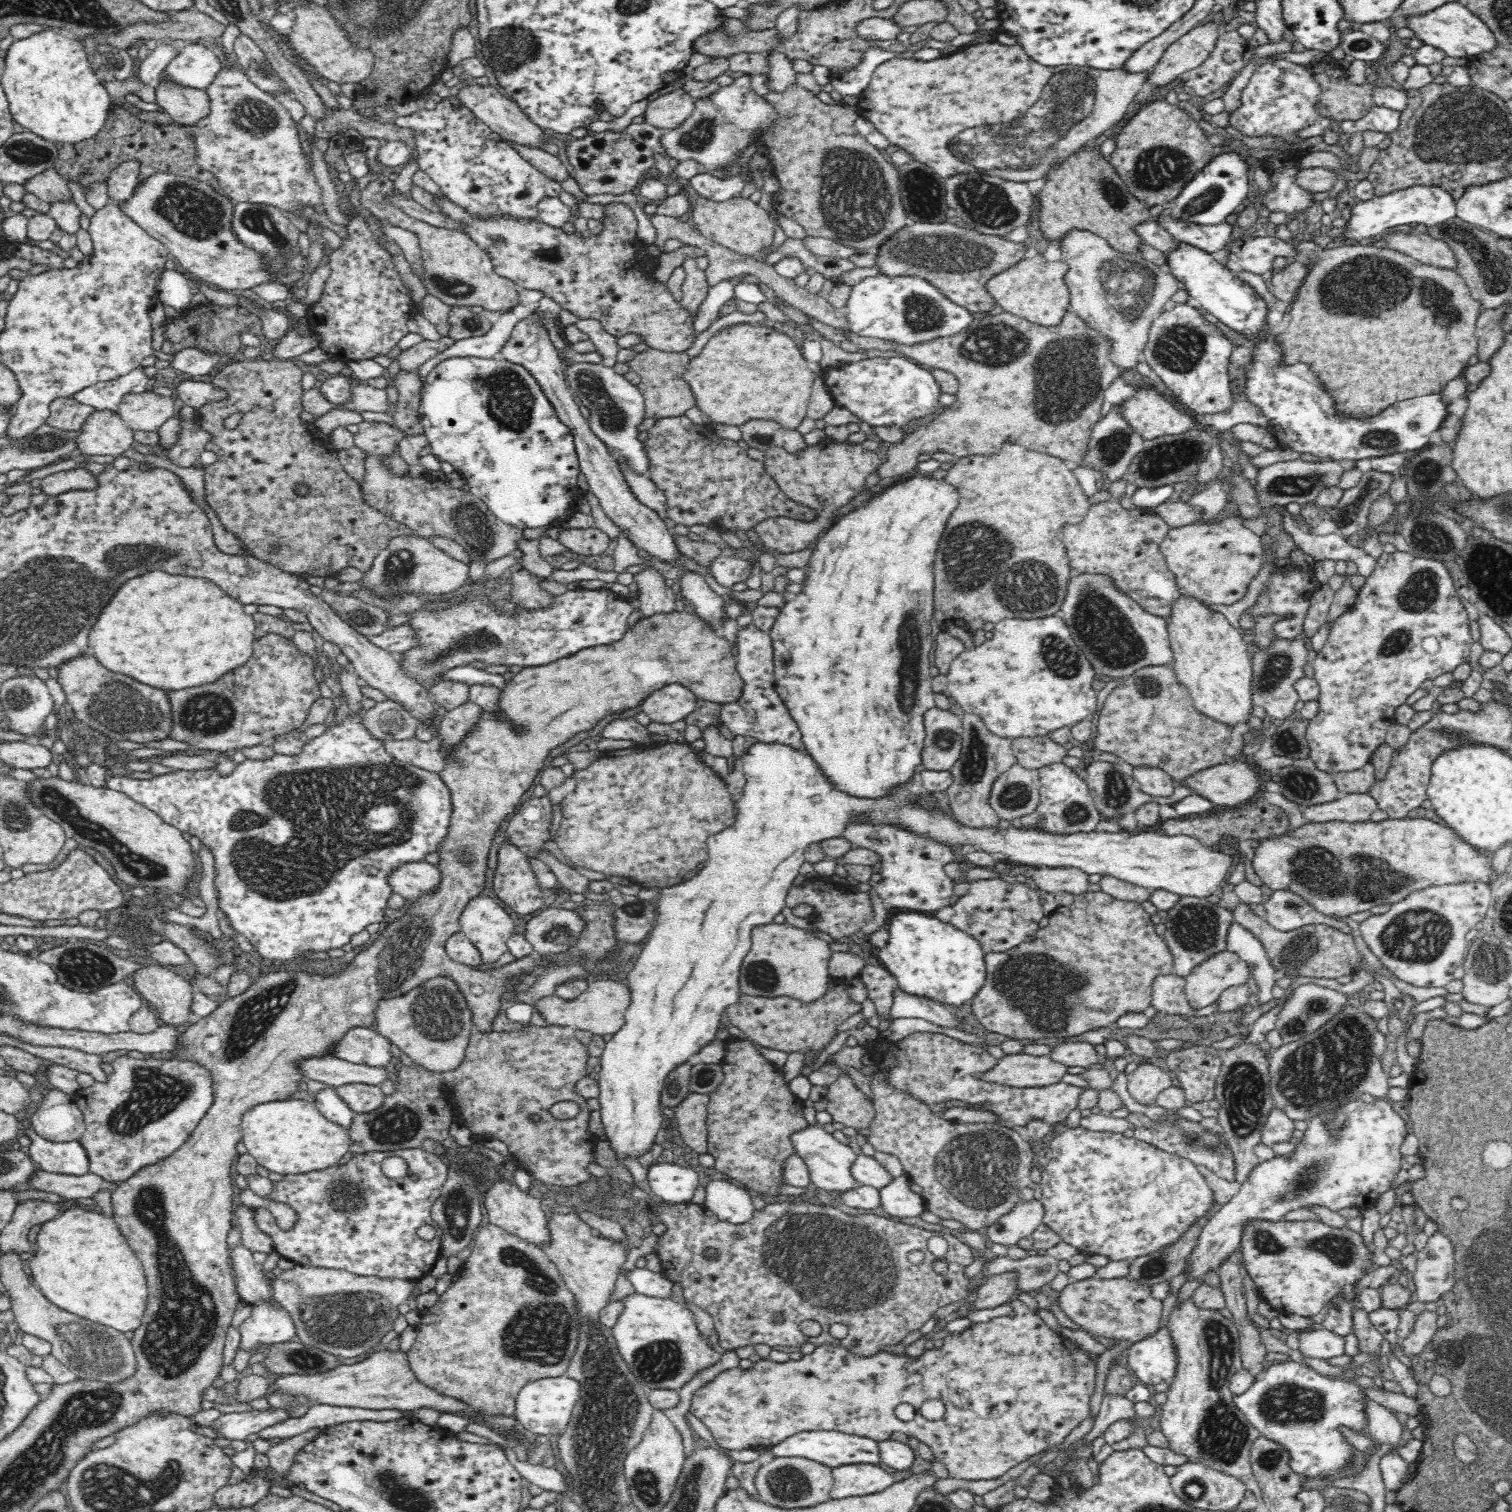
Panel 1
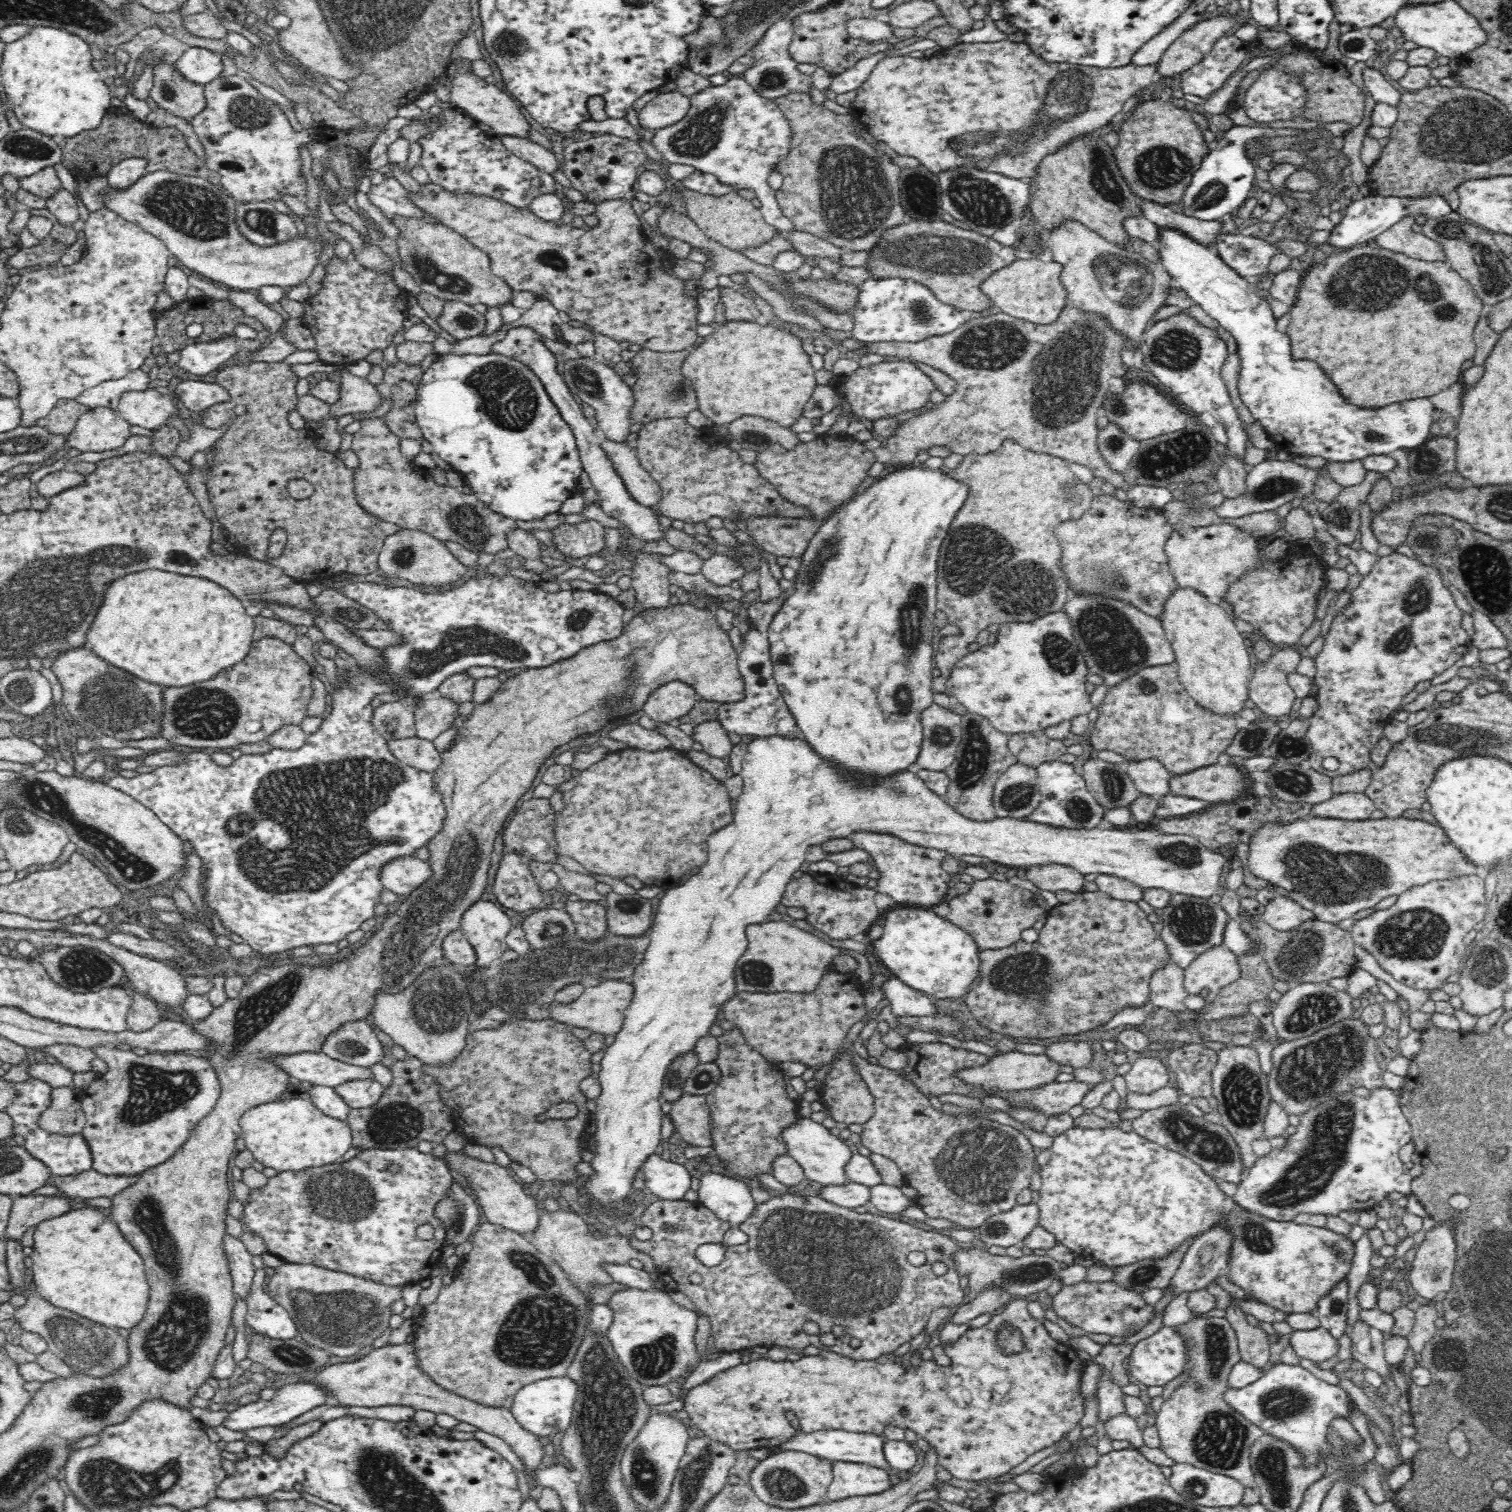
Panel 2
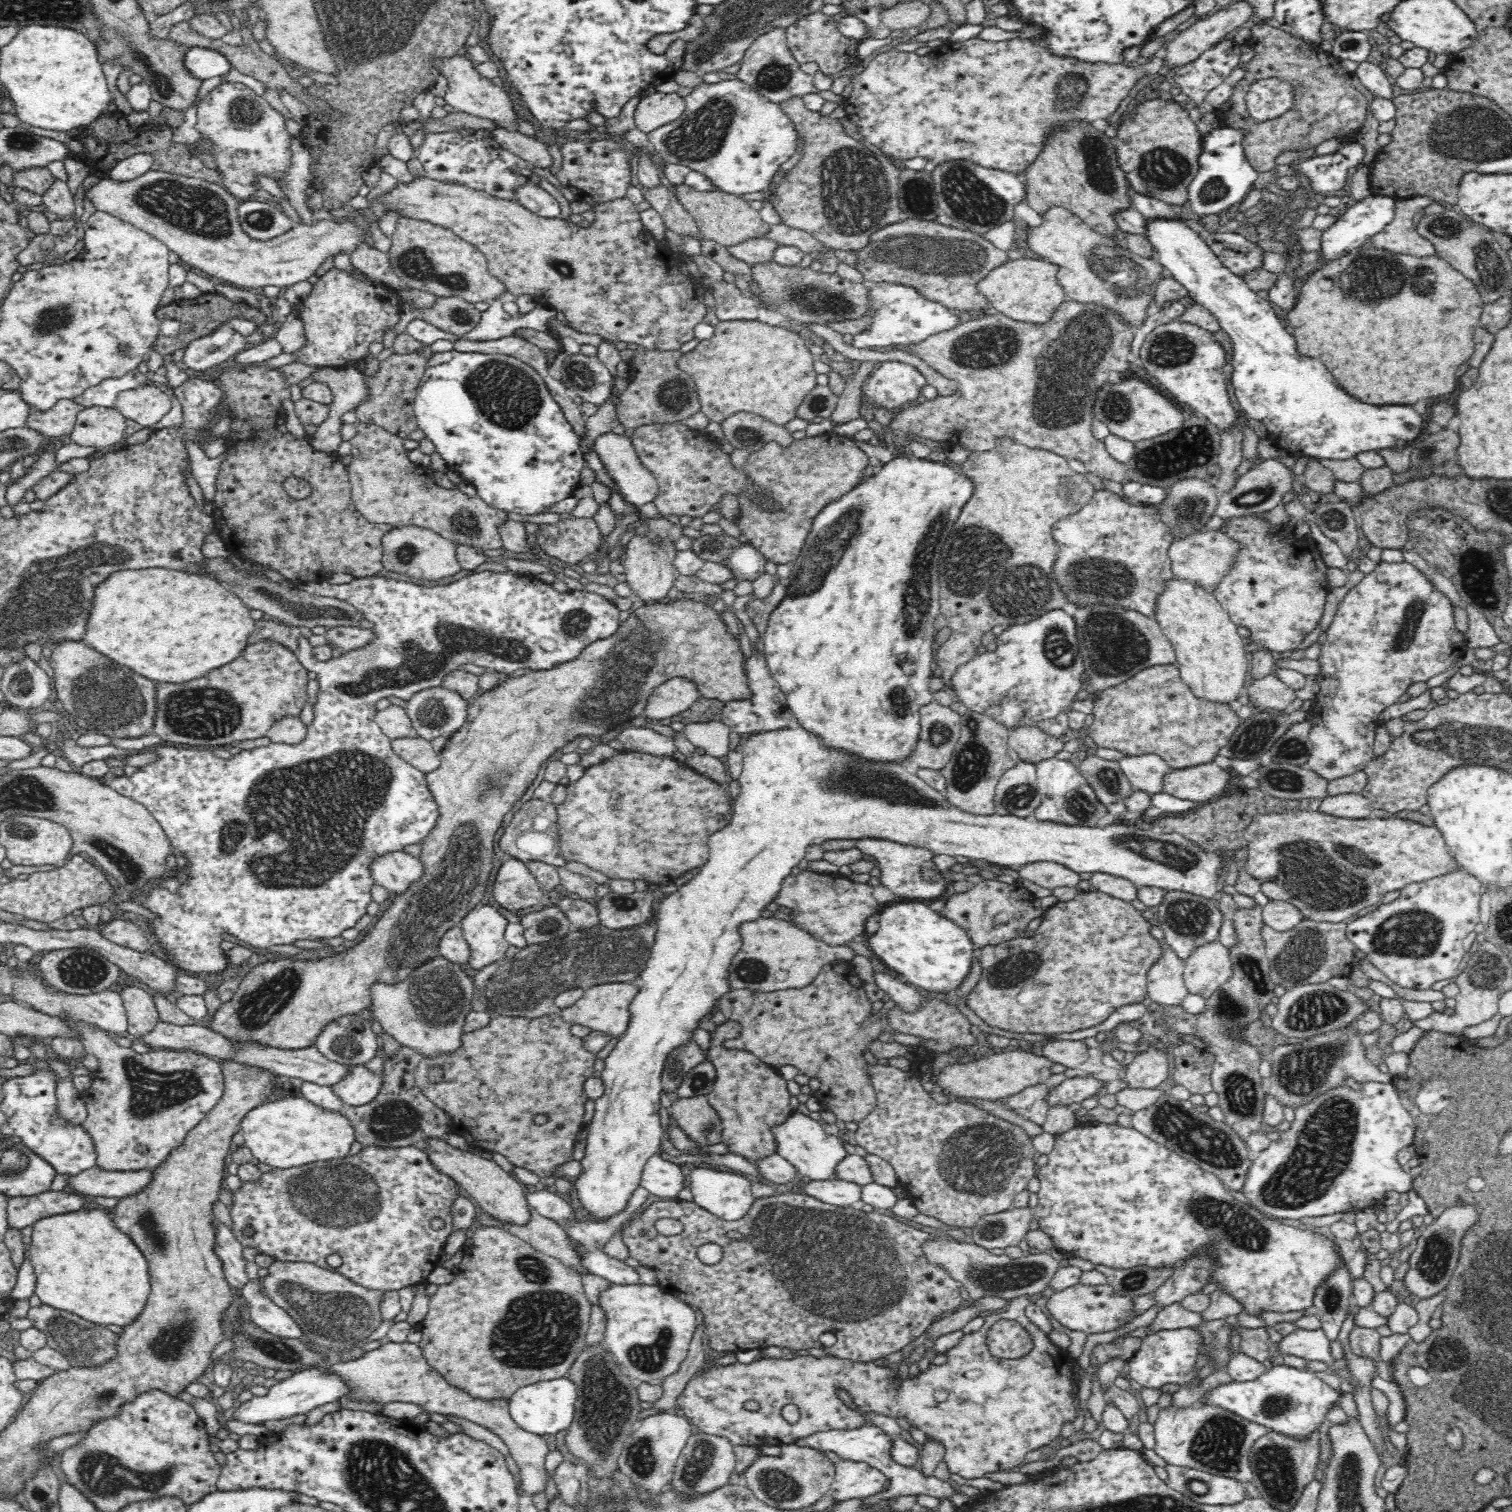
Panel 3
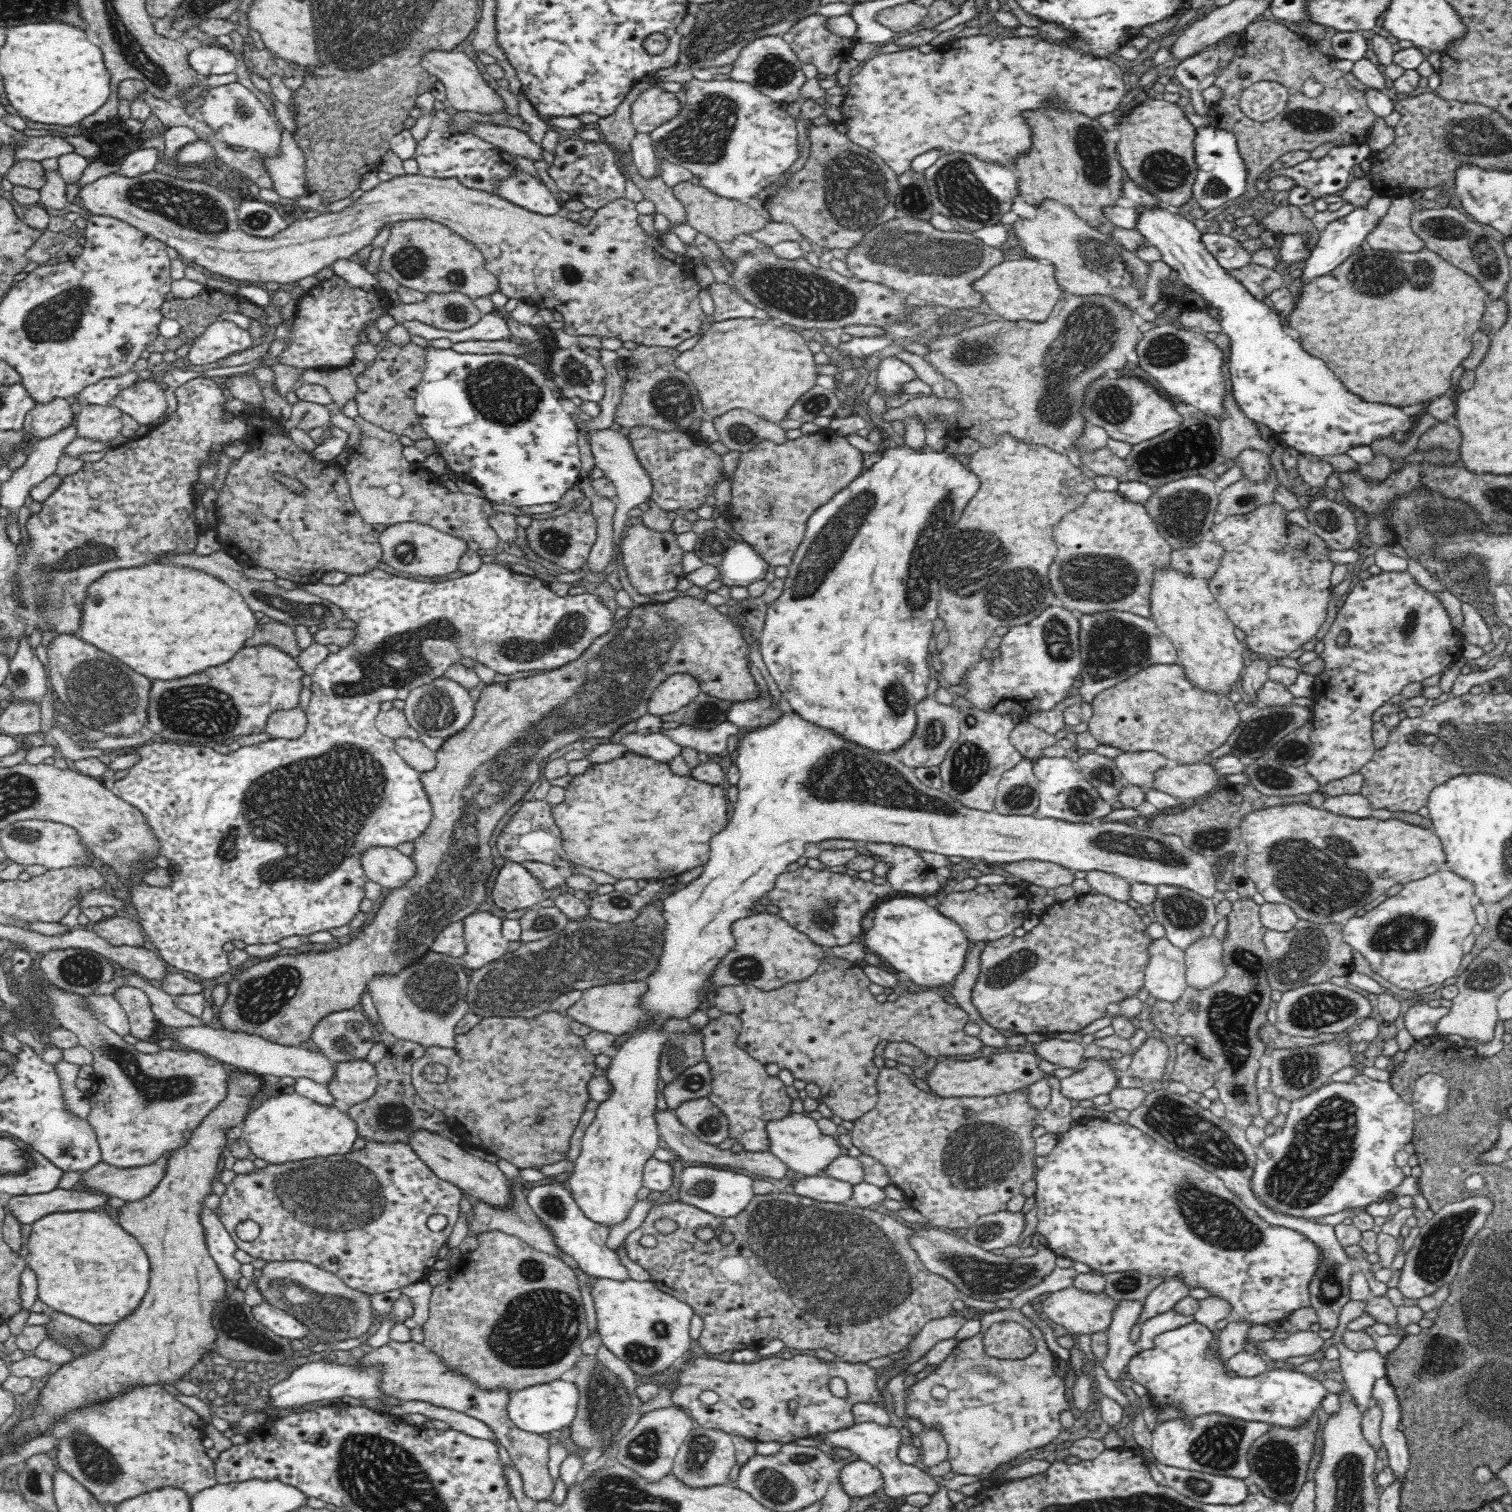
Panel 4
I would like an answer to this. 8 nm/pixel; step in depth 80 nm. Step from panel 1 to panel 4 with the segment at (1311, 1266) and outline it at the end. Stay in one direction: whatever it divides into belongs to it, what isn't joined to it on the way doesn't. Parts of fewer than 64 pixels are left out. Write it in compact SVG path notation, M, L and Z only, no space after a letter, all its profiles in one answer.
M1085 1118L1083 1121L1076 1122L1067 1132L1059 1135L1058 1144L1046 1156L1046 1159L1048 1162L1036 1172L1035 1177L1037 1183L1035 1198L1038 1204L1038 1208L1036 1208L1038 1220L1036 1232L1046 1237L1047 1246L1057 1256L1068 1257L1073 1261L1085 1263L1094 1272L1100 1273L1136 1270L1152 1276L1162 1275L1164 1278L1180 1275L1186 1279L1186 1283L1190 1287L1206 1288L1210 1294L1224 1297L1230 1301L1232 1314L1229 1315L1228 1320L1235 1322L1247 1320L1254 1325L1254 1328L1274 1320L1282 1321L1282 1318L1288 1313L1311 1306L1310 1287L1325 1258L1323 1249L1304 1233L1296 1232L1296 1229L1268 1224L1268 1221L1258 1215L1258 1211L1248 1207L1242 1198L1234 1195L1216 1175L1207 1172L1199 1164L1192 1163L1165 1148L1138 1128L1130 1126L1128 1123L1113 1124L1098 1118Z

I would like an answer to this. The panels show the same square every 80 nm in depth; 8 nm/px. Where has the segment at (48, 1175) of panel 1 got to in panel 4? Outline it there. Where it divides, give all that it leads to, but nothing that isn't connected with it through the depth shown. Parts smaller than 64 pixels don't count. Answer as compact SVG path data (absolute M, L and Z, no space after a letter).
M169 1154L156 1160L154 1164L146 1164L139 1168L109 1167L109 1164L104 1164L101 1160L87 1172L80 1173L78 1188L103 1194L108 1198L116 1196L125 1201L138 1200L158 1185L164 1176L165 1162Z

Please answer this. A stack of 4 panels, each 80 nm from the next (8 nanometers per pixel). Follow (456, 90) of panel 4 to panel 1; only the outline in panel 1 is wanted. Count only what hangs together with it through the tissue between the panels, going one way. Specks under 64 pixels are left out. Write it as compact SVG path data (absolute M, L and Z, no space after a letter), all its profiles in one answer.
M466 84L457 91L460 101L470 108L470 110L482 121L484 121L497 135L500 135L504 142L520 145L520 147L534 148L544 150L550 138L544 132L544 129L538 124L534 124L527 114L508 97L502 95L498 89L488 86L479 86L476 84Z

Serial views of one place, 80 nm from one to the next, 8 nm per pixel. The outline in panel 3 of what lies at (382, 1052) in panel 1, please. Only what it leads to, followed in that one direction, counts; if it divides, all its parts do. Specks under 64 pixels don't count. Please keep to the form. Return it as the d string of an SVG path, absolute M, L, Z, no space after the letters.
M366 1014L342 1016L328 1024L316 1040L316 1048L330 1060L358 1066L378 1056L378 1038Z

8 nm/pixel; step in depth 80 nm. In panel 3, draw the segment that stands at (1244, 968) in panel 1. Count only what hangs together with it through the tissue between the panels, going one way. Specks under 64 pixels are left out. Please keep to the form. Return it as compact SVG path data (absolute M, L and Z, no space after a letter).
M1219 940L1196 948L1185 963L1183 981L1190 994L1210 998L1233 974L1230 950Z

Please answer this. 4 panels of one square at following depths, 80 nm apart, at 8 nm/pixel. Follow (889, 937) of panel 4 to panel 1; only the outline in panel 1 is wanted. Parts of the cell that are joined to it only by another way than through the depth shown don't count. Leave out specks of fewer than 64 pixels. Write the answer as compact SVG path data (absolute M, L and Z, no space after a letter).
M900 912L890 918L888 925L890 942L886 948L878 949L878 955L885 968L898 981L899 990L903 994L927 998L943 1005L958 1005L958 1008L964 1004L970 1004L976 998L976 994L980 992L980 988L984 986L984 980L986 980L986 960L984 958L986 953L979 940L958 930L950 923L940 921L932 914Z

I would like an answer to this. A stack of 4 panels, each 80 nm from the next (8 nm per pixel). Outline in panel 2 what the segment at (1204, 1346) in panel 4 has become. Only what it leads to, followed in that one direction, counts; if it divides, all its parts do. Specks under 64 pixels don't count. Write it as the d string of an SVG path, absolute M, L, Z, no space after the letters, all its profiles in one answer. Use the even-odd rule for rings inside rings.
M1162 1327L1157 1332L1137 1342L1128 1357L1129 1373L1135 1382L1145 1387L1164 1387L1180 1375L1187 1363L1183 1340L1172 1327ZM1280 1361L1268 1368L1268 1372L1262 1372L1261 1377L1247 1388L1238 1391L1230 1388L1225 1399L1265 1434L1287 1442L1299 1454L1302 1468L1326 1464L1328 1456L1330 1460L1336 1458L1328 1440L1332 1420L1352 1420L1354 1410L1354 1401L1340 1384L1328 1384L1301 1365L1293 1366Z

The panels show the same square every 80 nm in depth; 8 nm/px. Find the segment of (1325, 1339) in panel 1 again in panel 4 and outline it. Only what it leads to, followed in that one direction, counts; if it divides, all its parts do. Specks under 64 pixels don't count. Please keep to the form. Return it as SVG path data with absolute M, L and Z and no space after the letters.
M1309 1328L1294 1329L1282 1340L1273 1338L1268 1342L1258 1342L1258 1347L1260 1352L1274 1360L1291 1356L1324 1356L1324 1338Z

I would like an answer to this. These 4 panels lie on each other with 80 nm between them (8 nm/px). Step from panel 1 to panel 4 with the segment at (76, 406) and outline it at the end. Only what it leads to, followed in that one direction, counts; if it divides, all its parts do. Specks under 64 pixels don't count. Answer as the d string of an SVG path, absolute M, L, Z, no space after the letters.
M69 399L38 404L25 416L23 429L35 439L45 439L70 429L75 420L75 407Z

